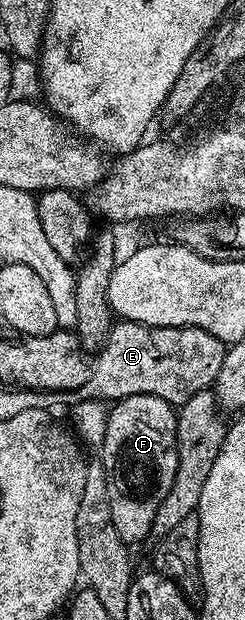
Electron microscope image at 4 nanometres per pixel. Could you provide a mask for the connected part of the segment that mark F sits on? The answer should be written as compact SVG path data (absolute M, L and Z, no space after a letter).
M129 395L118 398L114 404L115 406L110 406L107 415L107 430L101 446L103 470L109 491L109 511L113 515L113 527L117 527L117 535L121 535L123 541L134 543L151 537L151 523L157 515L157 507L161 507L177 475L177 413L168 401L157 399L157 395Z

